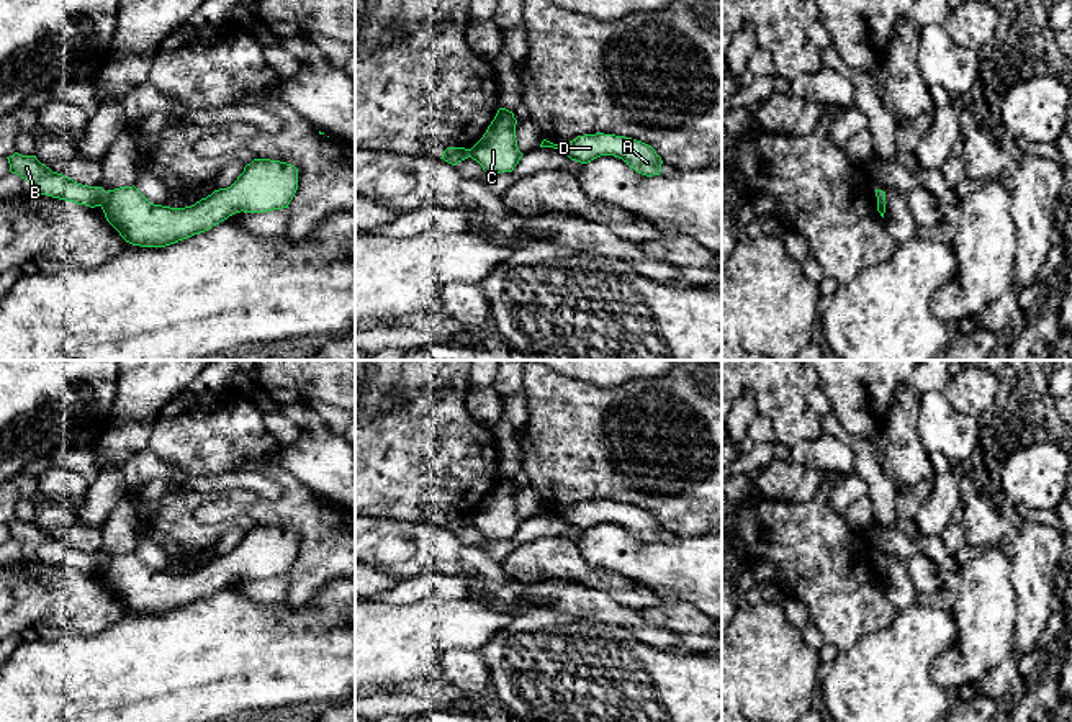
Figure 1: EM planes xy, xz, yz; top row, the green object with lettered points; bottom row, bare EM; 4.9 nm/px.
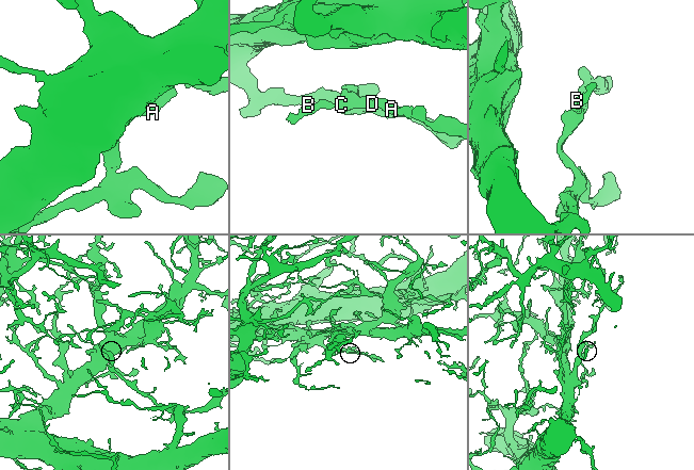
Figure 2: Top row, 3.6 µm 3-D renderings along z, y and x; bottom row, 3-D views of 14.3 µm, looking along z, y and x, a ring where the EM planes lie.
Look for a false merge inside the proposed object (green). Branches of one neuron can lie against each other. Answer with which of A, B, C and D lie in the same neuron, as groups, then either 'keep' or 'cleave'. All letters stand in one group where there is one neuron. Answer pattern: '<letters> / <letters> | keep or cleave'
A C D / B | cleave

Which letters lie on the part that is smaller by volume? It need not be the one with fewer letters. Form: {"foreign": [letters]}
{"foreign": ["B"]}

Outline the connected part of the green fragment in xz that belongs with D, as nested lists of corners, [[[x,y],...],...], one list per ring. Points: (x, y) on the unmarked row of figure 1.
[[[596,499],[560,511],[543,506],[540,514],[558,516],[571,527],[581,530],[588,530],[601,522],[614,522],[642,542],[653,544],[661,540],[663,527],[656,517],[642,508],[625,503]]]

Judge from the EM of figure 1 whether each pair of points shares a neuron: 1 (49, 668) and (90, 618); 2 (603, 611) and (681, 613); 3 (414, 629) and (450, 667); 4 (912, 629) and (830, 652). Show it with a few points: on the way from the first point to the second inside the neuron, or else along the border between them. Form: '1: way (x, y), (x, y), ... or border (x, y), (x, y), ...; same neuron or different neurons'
1: border (117, 622), (90, 634), (54, 634); different neurons
2: border (639, 609), (652, 624), (675, 632); different neurons
3: border (478, 649), (449, 649), (441, 657), (437, 680); different neurons
4: border (840, 652), (830, 665); different neurons

